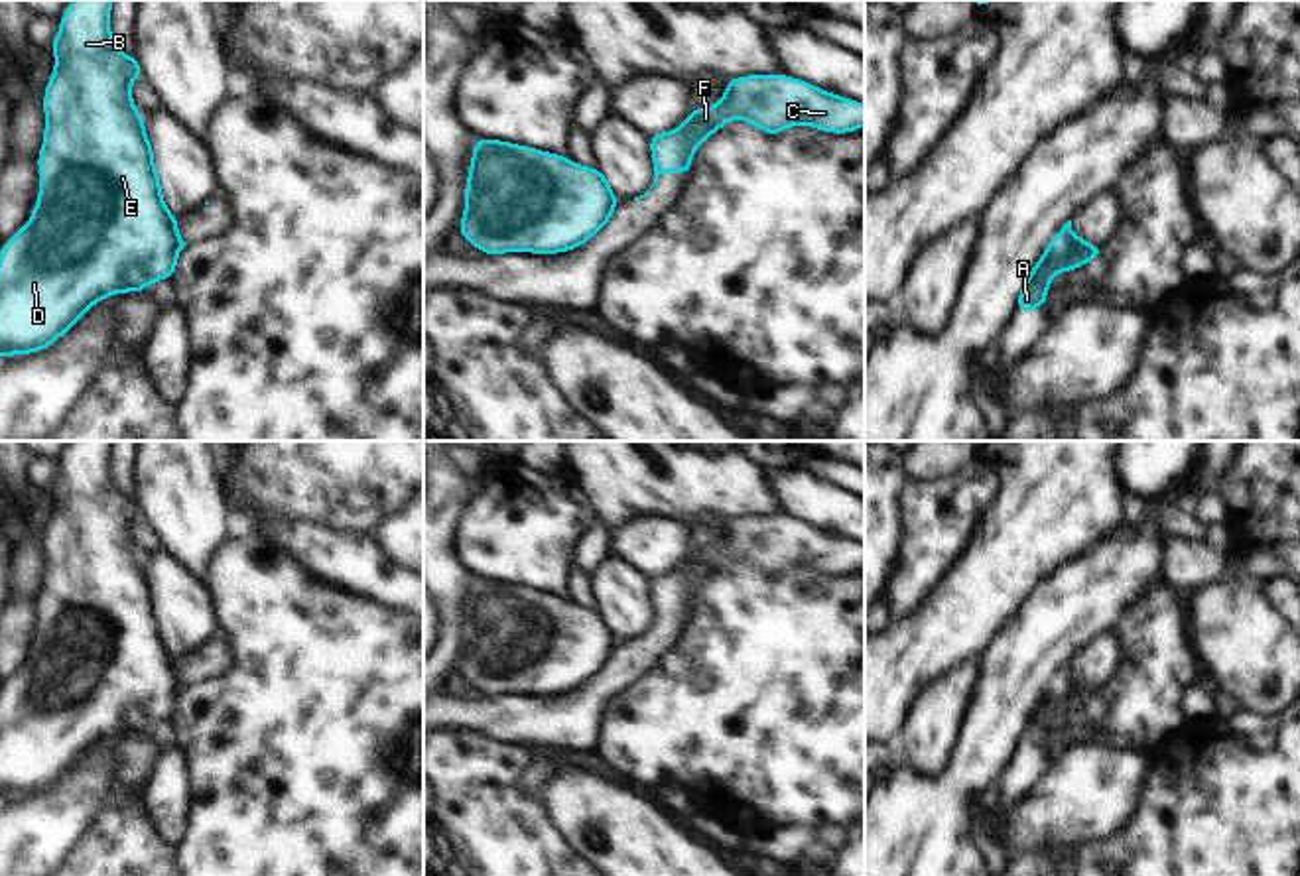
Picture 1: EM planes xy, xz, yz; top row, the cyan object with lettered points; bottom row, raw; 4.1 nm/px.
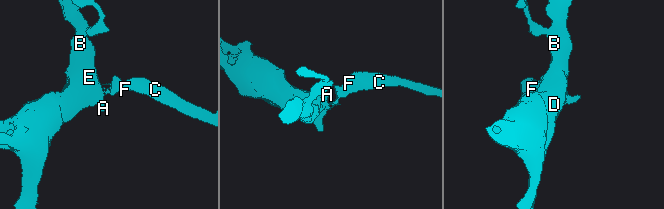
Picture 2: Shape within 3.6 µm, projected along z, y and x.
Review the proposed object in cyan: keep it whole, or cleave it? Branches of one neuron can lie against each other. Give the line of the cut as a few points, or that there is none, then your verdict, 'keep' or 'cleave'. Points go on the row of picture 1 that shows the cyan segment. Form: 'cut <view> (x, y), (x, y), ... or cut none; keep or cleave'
cut xy (176, 231), (180, 239); cleave

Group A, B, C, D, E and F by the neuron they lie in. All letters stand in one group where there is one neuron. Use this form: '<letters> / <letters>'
A B D E / C F

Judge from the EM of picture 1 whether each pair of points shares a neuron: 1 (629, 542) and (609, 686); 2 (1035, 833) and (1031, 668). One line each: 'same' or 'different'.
1: different
2: different

